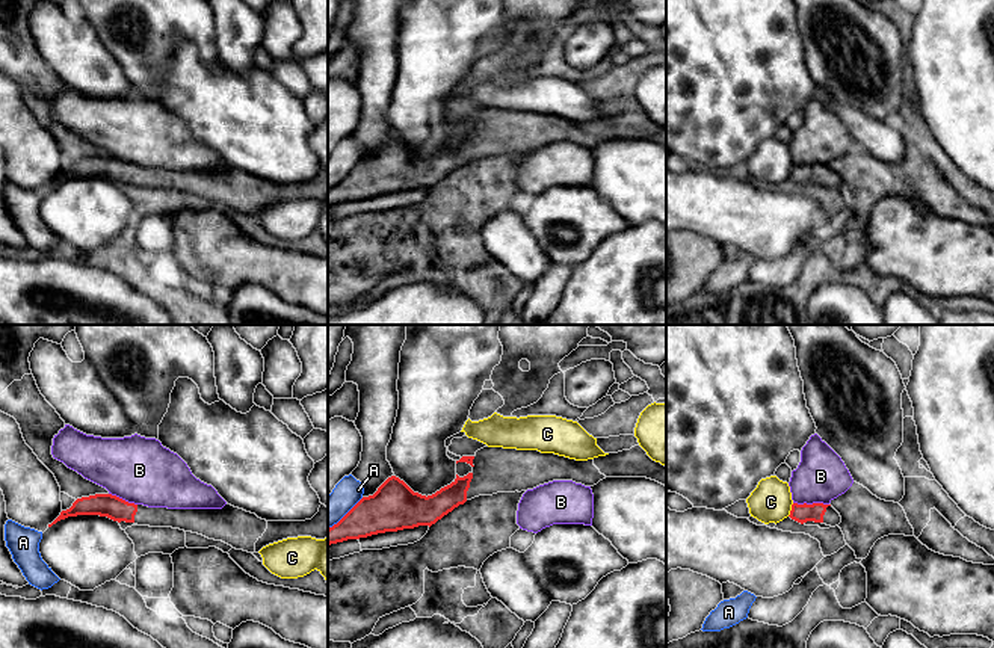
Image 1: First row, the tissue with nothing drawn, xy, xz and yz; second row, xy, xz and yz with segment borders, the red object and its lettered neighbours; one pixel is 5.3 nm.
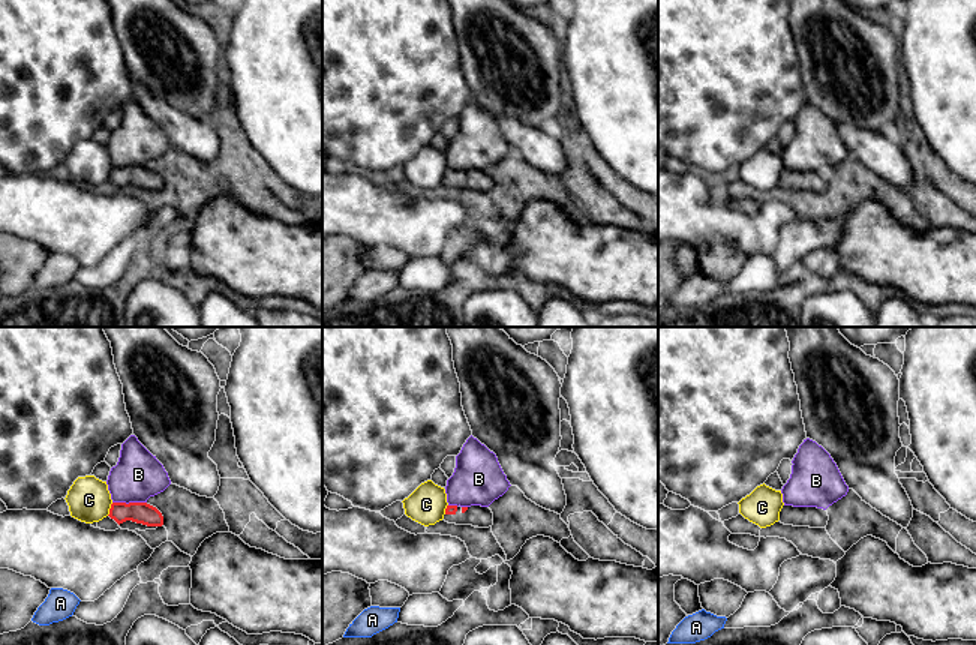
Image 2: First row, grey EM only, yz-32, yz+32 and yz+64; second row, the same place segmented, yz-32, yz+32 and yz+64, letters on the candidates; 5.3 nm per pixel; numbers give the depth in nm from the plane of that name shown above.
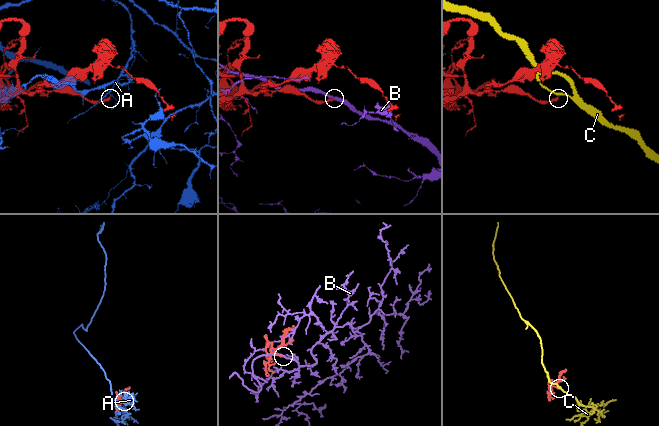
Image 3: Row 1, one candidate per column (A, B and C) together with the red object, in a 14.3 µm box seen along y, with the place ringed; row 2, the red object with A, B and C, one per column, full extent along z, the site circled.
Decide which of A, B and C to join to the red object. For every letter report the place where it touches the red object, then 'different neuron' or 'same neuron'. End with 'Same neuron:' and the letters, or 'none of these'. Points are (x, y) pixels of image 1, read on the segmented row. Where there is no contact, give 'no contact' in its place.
A: xz (346, 514) | different neuron
B: yz (813, 503) | different neuron
C: yz (792, 509) | different neuron
Same neuron: none of these

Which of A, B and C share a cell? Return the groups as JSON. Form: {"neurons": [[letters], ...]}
{"neurons": [["A"], ["B"], ["C"]]}

